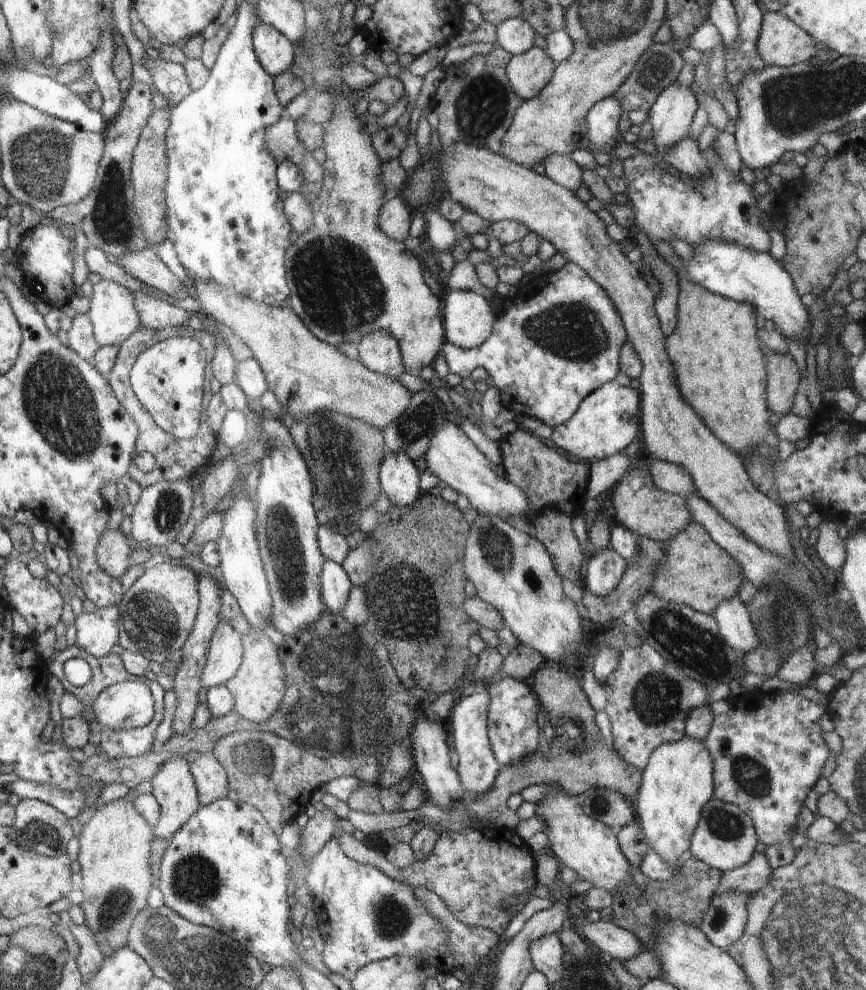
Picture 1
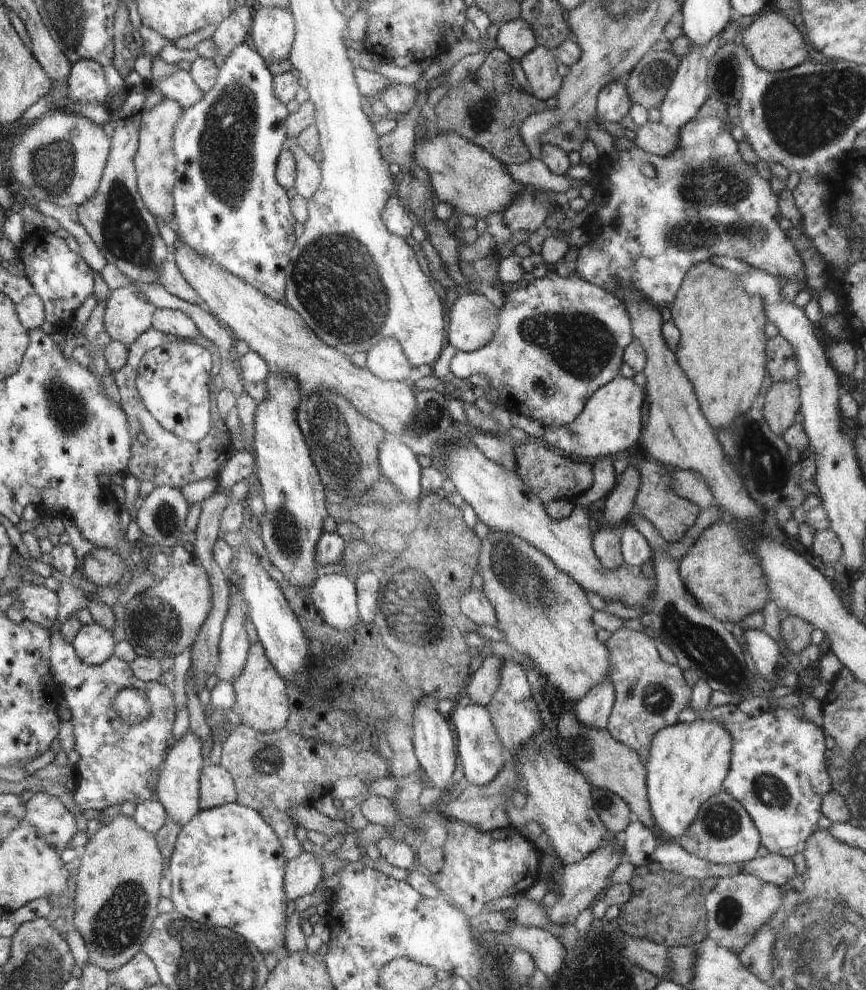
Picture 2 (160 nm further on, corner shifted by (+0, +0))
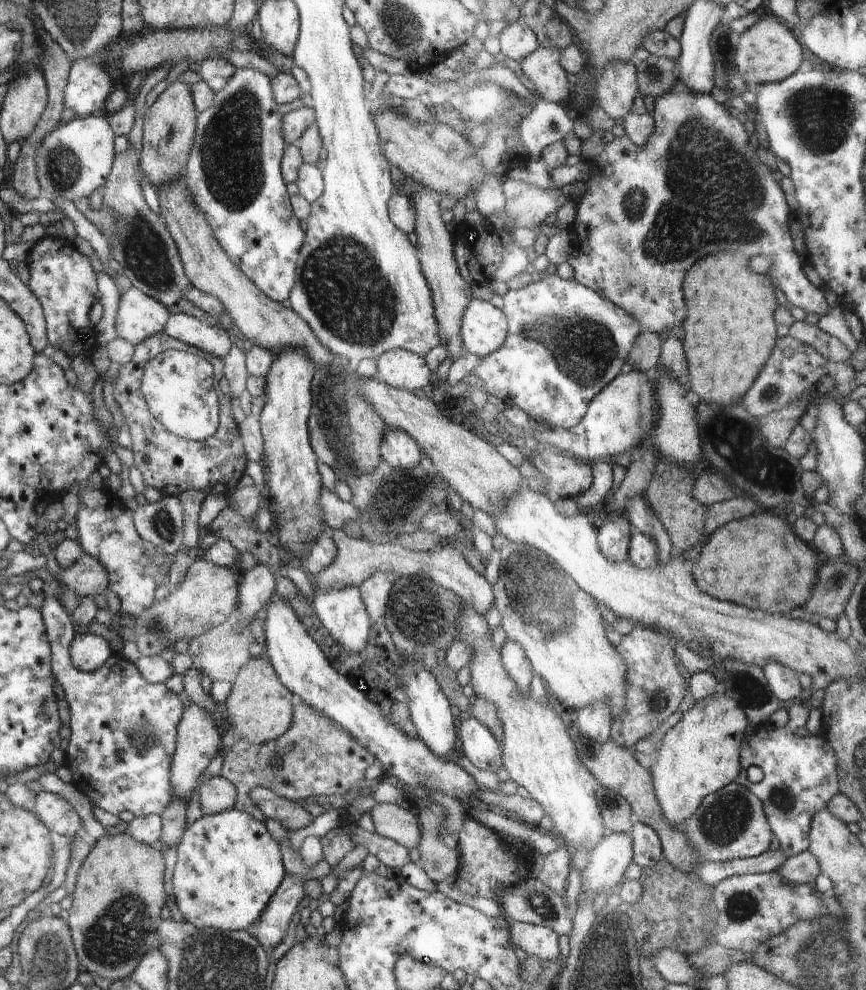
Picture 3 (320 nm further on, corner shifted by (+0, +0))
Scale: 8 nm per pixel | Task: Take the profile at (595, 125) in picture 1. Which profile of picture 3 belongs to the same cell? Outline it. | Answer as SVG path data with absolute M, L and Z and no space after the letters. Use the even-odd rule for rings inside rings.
M635 61L614 62L596 71L597 102L611 118L626 117L633 109L639 88Z

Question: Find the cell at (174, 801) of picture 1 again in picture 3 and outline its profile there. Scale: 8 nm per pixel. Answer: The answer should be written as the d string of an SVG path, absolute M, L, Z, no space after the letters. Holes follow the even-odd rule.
M193 703L184 710L184 714L177 728L177 742L170 762L170 786L173 797L189 802L192 792L197 788L206 768L212 762L212 758L222 748L222 734L212 714L198 708Z

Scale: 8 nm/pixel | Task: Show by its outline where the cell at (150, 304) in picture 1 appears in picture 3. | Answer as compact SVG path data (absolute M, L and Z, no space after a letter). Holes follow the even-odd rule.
M184 312L169 314L169 321L166 322L163 332L171 338L220 358L226 356L232 346L223 326L212 326L194 316L187 316Z

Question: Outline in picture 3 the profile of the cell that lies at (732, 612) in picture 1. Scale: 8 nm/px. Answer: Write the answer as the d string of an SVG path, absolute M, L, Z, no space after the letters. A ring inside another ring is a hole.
M766 662L762 666L762 672L772 694L781 701L782 705L785 706L798 699L802 688L796 670L780 662Z

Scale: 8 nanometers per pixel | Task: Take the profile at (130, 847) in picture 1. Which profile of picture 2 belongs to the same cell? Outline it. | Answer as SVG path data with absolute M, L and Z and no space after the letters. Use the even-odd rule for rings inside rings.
M120 812L115 818L107 819L102 824L98 832L90 838L90 842L85 844L80 857L72 927L77 928L84 939L89 962L111 974L141 952L143 941L149 938L153 930L153 922L158 916L156 906L160 902L158 886L164 870L163 856L158 852L154 836L142 830L132 816Z

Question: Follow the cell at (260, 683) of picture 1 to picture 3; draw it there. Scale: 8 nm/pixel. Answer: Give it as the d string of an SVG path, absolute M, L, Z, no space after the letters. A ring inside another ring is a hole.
M254 658L242 666L230 697L226 701L228 718L236 735L241 735L248 742L264 743L283 736L293 723L292 692L287 690L275 674L270 662L264 658Z

